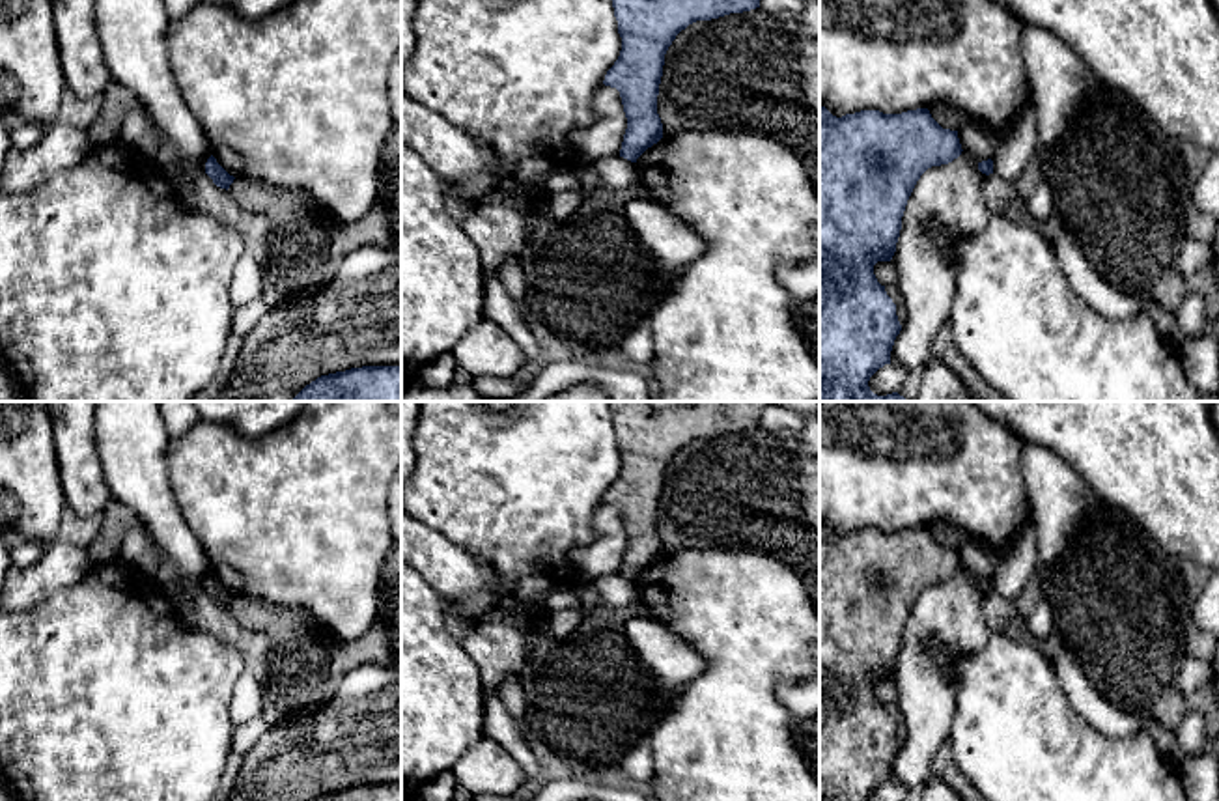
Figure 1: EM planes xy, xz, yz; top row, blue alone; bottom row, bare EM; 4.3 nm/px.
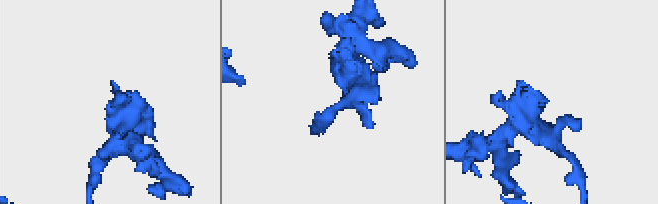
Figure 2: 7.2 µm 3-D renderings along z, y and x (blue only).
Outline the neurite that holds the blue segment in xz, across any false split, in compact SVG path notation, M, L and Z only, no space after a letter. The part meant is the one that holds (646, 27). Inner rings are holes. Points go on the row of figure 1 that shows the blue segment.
M612 0L612 7L622 37L622 50L614 65L607 71L603 84L620 91L627 118L620 157L637 162L648 148L663 138L657 95L665 54L676 35L696 21L711 21L756 9L760 7L760 0Z

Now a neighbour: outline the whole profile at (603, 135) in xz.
M601 86L594 95L594 119L569 133L569 148L582 170L601 157L620 155L627 118L616 88Z

